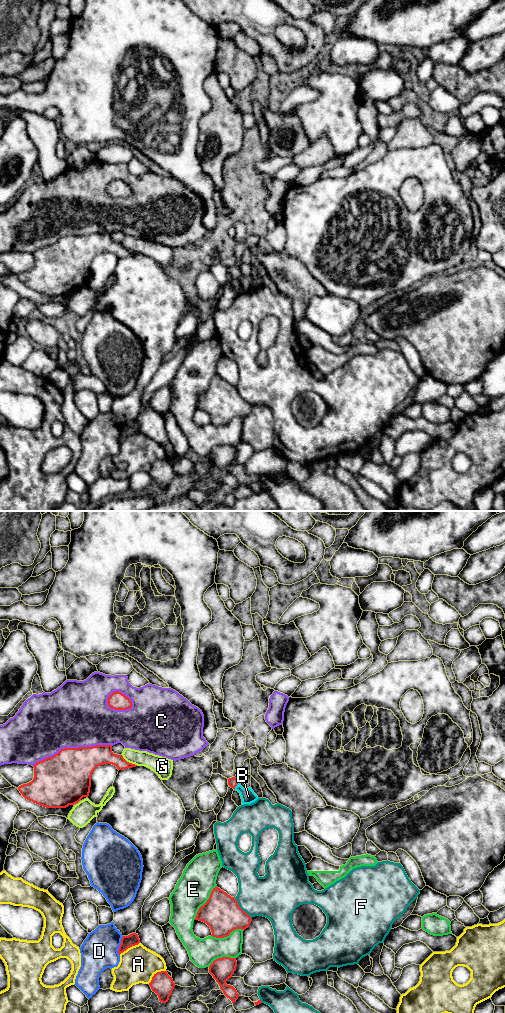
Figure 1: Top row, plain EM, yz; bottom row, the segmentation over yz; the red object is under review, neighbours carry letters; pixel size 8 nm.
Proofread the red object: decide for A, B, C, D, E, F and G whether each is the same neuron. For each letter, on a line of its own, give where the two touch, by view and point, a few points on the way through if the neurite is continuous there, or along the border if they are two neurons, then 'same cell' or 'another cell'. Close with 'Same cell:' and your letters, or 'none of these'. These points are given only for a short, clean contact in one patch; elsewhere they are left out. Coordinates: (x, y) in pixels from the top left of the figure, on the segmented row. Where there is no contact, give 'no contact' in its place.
A: meets red in yz at (155, 974); another cell
B: meets red in yz at (236, 785); runs through yz (232, 782), (236, 785), (248, 796); same cell
C: meets red in yz at (72, 748); another cell
D: meets red in yz at (119, 946); another cell
E: meets red in yz at (206, 902); another cell
F: meets red in yz at (240, 908); another cell
G: meets red in yz at (128, 762); another cell
Same cell: B

